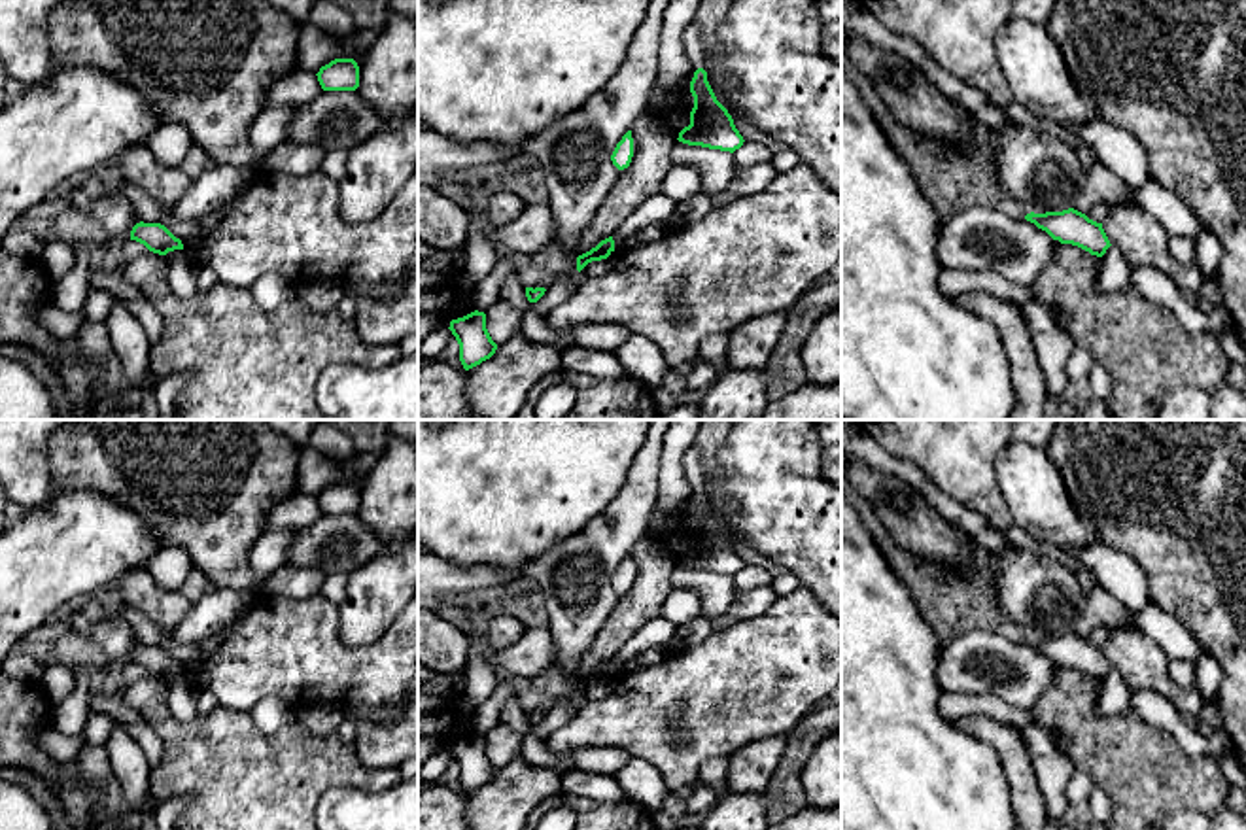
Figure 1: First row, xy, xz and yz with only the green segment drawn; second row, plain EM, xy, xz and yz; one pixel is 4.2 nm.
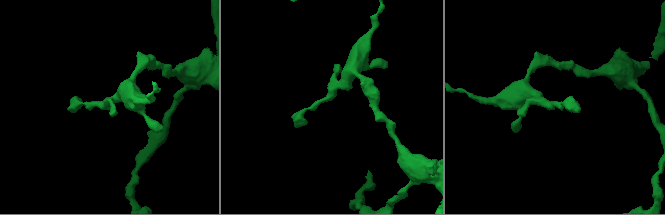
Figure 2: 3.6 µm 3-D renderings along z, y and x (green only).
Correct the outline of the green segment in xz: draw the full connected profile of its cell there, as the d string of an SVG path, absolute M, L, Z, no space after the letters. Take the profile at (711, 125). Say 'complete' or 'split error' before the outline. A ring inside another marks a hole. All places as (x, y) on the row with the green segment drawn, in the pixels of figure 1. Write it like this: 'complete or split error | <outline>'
complete | M698 68L690 81L694 108L690 125L679 132L679 142L734 153L743 146L743 136L734 125L728 110L717 100L707 72Z

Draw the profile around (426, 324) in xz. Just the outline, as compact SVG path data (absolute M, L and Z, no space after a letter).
M418 316L418 344L433 331L450 327L450 321L442 316Z

